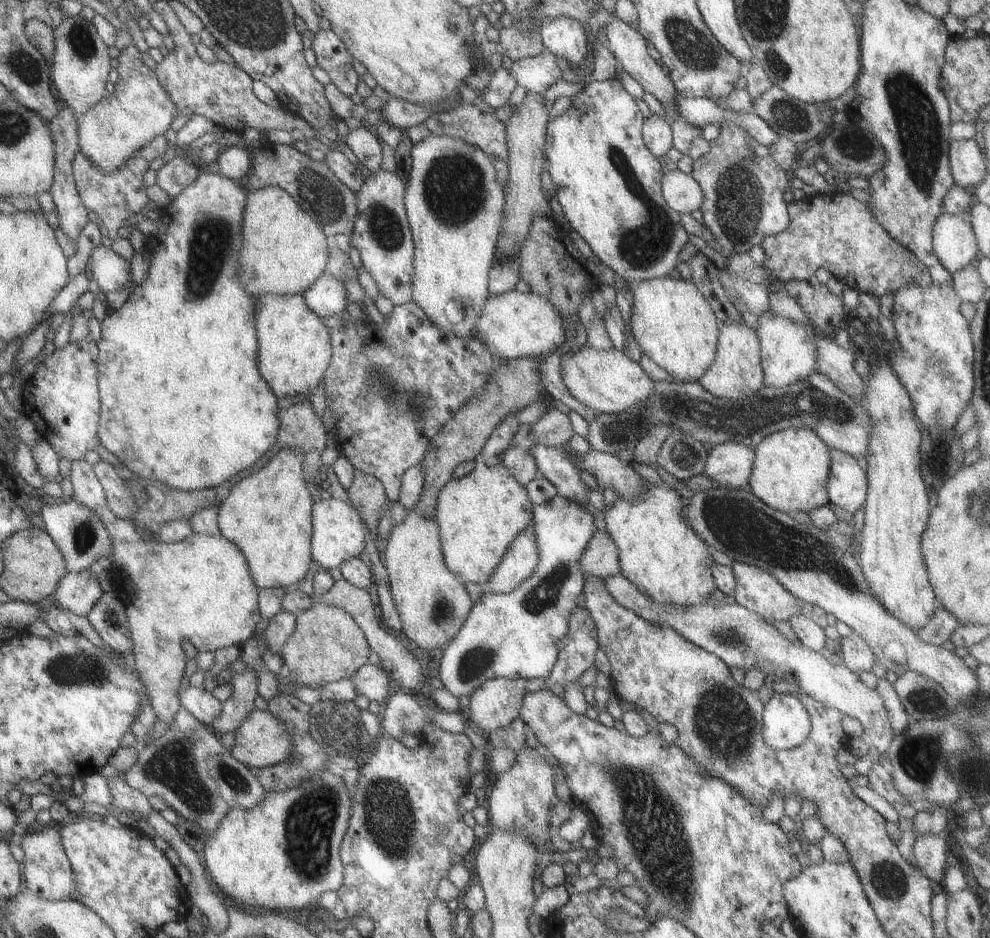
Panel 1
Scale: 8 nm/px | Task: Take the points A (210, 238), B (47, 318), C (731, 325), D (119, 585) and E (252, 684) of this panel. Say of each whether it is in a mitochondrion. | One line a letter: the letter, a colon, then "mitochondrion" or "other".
A: mitochondrion
B: other
C: other
D: other
E: other

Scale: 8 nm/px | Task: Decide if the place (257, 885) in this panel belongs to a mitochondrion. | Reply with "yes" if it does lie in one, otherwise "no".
no

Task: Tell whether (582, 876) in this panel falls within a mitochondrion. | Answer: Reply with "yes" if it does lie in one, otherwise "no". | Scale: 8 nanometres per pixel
no

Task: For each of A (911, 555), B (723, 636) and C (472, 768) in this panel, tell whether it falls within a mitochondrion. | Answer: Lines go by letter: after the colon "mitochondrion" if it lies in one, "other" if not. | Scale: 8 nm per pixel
A: other
B: mitochondrion
C: other

